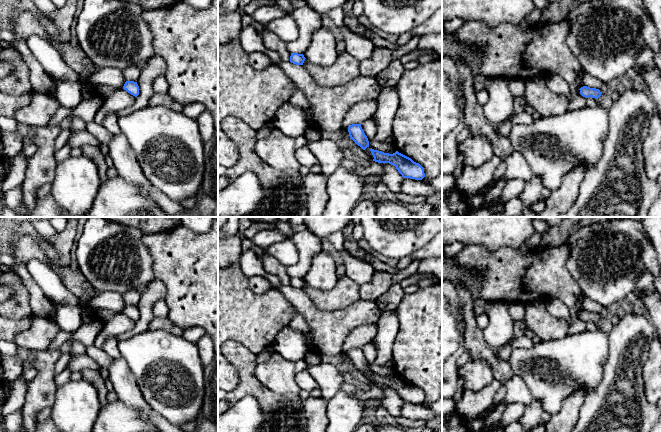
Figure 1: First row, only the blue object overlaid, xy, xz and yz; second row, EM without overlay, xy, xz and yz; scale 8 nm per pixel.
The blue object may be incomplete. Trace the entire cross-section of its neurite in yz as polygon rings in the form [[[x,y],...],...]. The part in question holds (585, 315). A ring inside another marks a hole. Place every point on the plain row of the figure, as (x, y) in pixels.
[[[583,310],[580,312],[580,318],[585,322],[592,321],[598,324],[602,316],[599,313]]]

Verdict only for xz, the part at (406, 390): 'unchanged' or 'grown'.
unchanged

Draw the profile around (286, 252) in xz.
[[[285,238],[264,250],[265,254],[277,259],[286,267],[295,265],[298,262],[298,249],[290,238]]]

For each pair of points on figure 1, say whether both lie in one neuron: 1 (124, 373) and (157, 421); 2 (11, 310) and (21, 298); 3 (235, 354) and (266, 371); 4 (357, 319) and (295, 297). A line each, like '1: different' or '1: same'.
1: same
2: same
3: different
4: same

